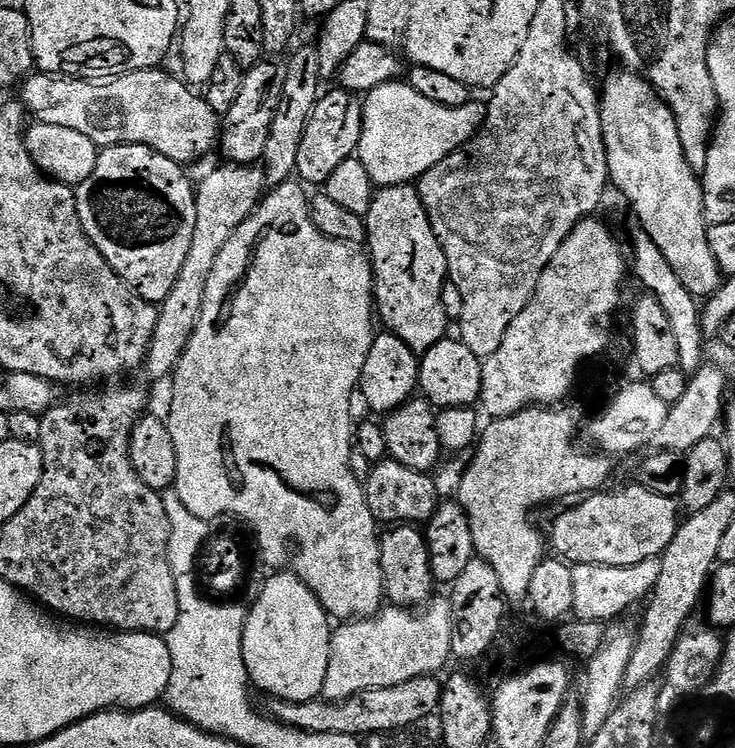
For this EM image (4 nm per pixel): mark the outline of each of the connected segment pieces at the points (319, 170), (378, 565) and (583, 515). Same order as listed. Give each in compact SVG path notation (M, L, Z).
M339 86L333 88L333 92L325 91L317 100L310 114L310 122L306 126L306 134L302 134L300 147L302 160L296 171L297 177L303 183L308 182L317 186L326 184L329 176L337 170L338 166L357 153L364 133L364 105L361 97Z
M289 182L273 187L271 191L265 195L259 209L252 213L250 219L242 222L242 226L238 226L238 230L230 238L230 242L226 242L226 246L218 254L218 262L214 262L214 270L210 274L210 282L206 286L206 298L204 299L204 309L200 315L200 321L196 327L196 333L190 338L190 342L186 346L186 350L182 354L180 364L176 367L174 373L174 381L176 385L171 385L170 390L174 394L174 406L172 412L167 413L166 423L170 434L174 438L174 446L178 454L178 474L176 475L176 483L174 490L182 498L182 506L186 506L186 510L190 510L190 514L194 514L203 520L220 520L224 516L237 516L240 520L245 520L250 527L256 531L256 536L260 539L260 552L264 555L266 563L272 567L272 570L287 570L293 576L297 576L302 583L307 584L308 589L316 595L324 611L329 617L335 618L340 622L351 622L361 618L376 615L385 607L386 597L384 595L384 571L382 570L382 562L380 561L380 537L381 533L376 532L378 529L378 521L374 518L374 514L370 514L370 506L366 502L366 494L361 477L356 477L356 472L352 469L352 456L354 457L354 423L352 424L352 395L357 395L360 386L360 375L363 374L363 367L366 366L366 360L370 354L371 346L378 335L378 328L372 325L372 319L377 319L376 310L376 273L372 270L372 262L369 253L363 247L349 244L347 240L331 240L326 234L322 234L318 230L318 226L312 221L312 205L310 203L309 193L304 193L299 183Z
M633 482L629 488L620 488L617 492L601 490L588 495L565 512L560 512L552 520L552 529L547 529L546 540L559 559L569 565L593 564L594 566L638 566L638 562L646 562L663 556L674 542L674 534L678 534L682 523L682 508L671 496L663 496Z

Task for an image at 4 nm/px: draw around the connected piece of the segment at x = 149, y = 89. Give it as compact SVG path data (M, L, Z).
M159 67L147 68L146 70L138 70L137 72L127 72L124 76L115 77L114 82L97 82L94 80L79 80L73 76L58 76L51 72L37 71L35 74L29 75L27 79L23 81L22 87L18 92L18 99L21 104L24 105L25 110L28 112L29 117L35 123L49 124L50 126L62 126L69 130L76 130L81 134L93 140L93 142L101 149L111 148L114 144L145 144L147 148L154 149L158 154L162 154L166 158L170 158L175 164L181 166L188 166L191 160L200 160L207 154L211 148L217 147L220 133L222 131L221 117L216 115L215 110L208 105L207 99L203 95L200 96L199 91L193 90L179 75L171 76L168 72L160 72Z

